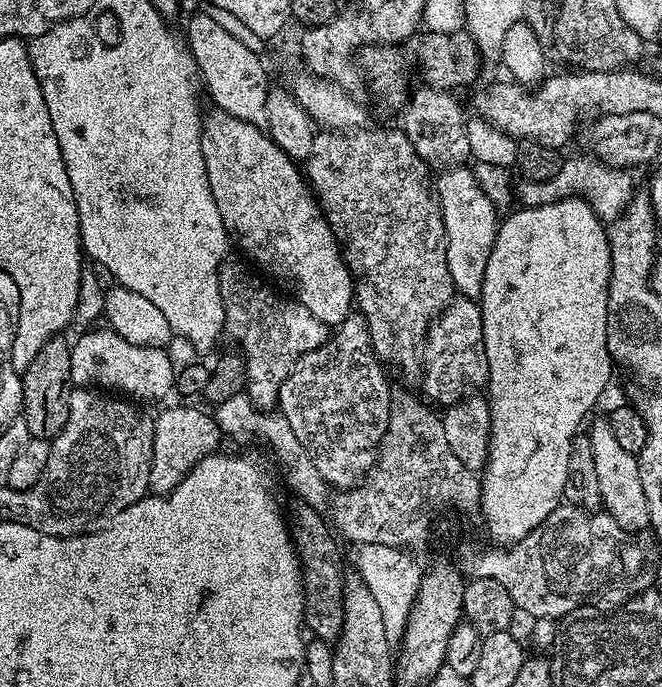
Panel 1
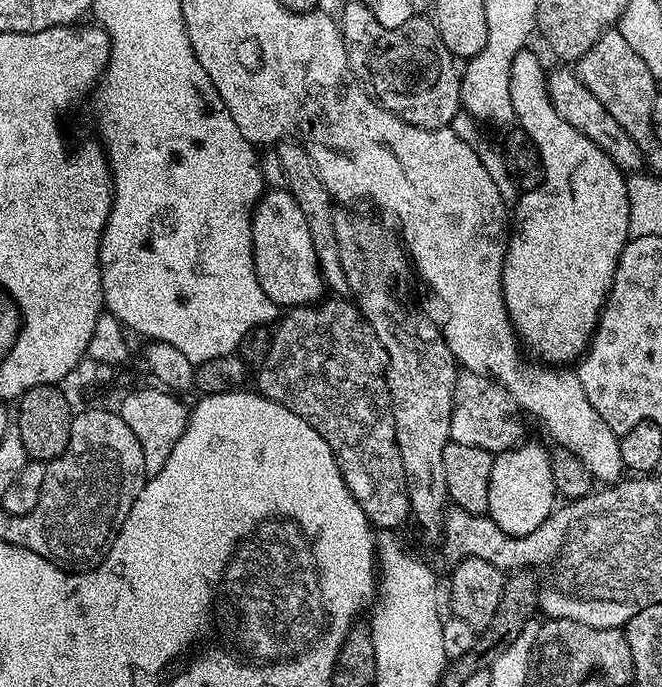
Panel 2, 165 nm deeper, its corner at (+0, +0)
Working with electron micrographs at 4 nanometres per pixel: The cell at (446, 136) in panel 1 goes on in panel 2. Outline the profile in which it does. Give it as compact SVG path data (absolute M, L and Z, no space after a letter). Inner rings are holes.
M355 2L344 12L342 19L344 45L353 74L368 90L368 95L399 120L419 128L447 128L453 118L462 112L460 77L457 61L443 45L439 30L431 19L413 18L397 29L387 29L361 2Z

